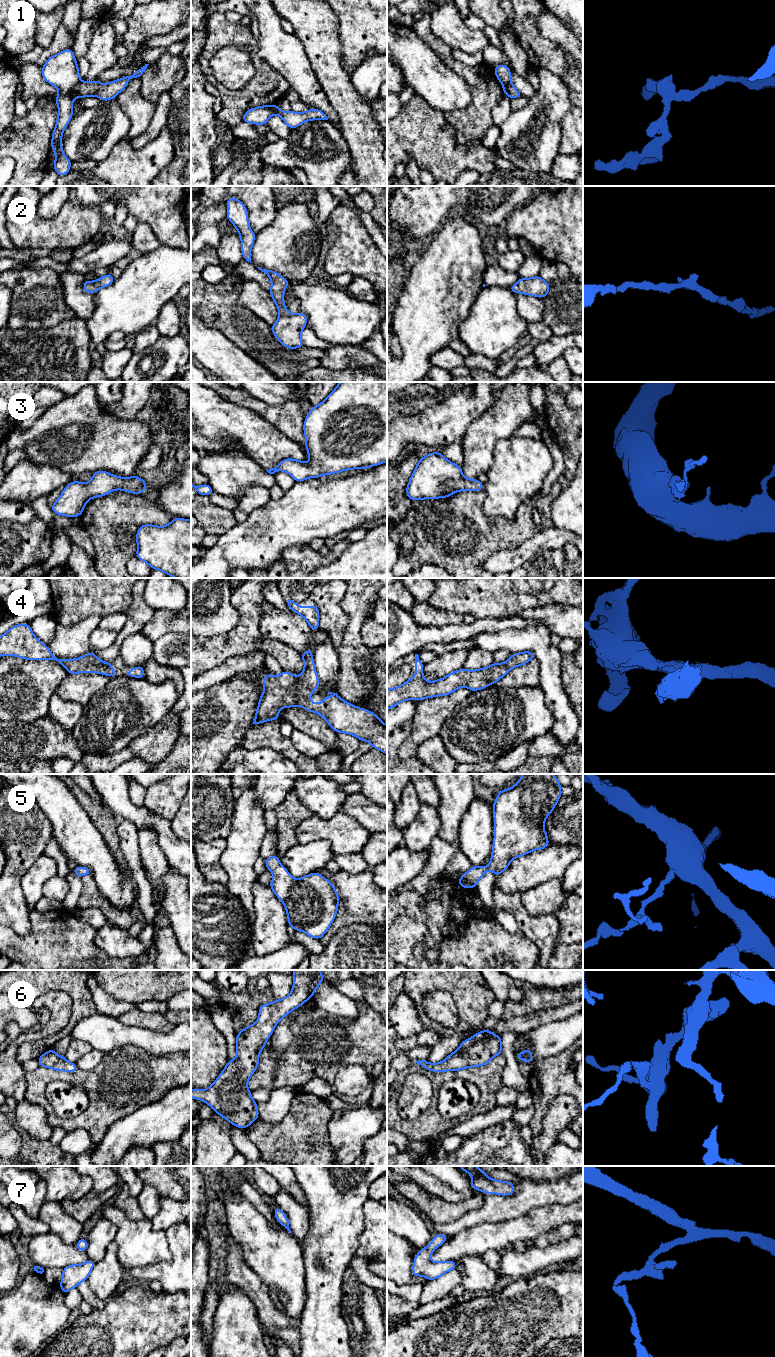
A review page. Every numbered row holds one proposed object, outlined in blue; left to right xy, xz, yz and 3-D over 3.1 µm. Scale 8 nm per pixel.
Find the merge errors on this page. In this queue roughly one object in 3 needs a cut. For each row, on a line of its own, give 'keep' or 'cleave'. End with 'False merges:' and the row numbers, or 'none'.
1: cleave
2: keep
3: keep
4: keep
5: keep
6: keep
7: keep
False merges: 1

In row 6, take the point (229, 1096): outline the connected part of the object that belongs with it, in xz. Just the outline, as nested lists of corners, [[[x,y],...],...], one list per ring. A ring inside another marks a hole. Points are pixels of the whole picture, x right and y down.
[[[293,970],[292,991],[286,997],[273,1000],[270,1004],[261,1004],[256,1023],[248,1025],[236,1035],[237,1057],[228,1060],[225,1068],[215,1082],[207,1089],[191,1089],[191,1098],[208,1104],[217,1114],[229,1121],[233,1126],[246,1129],[259,1118],[257,1102],[251,1097],[247,1083],[259,1065],[259,1054],[264,1049],[268,1038],[273,1034],[278,1022],[296,1008],[302,1006],[313,997],[324,977],[320,970]]]

